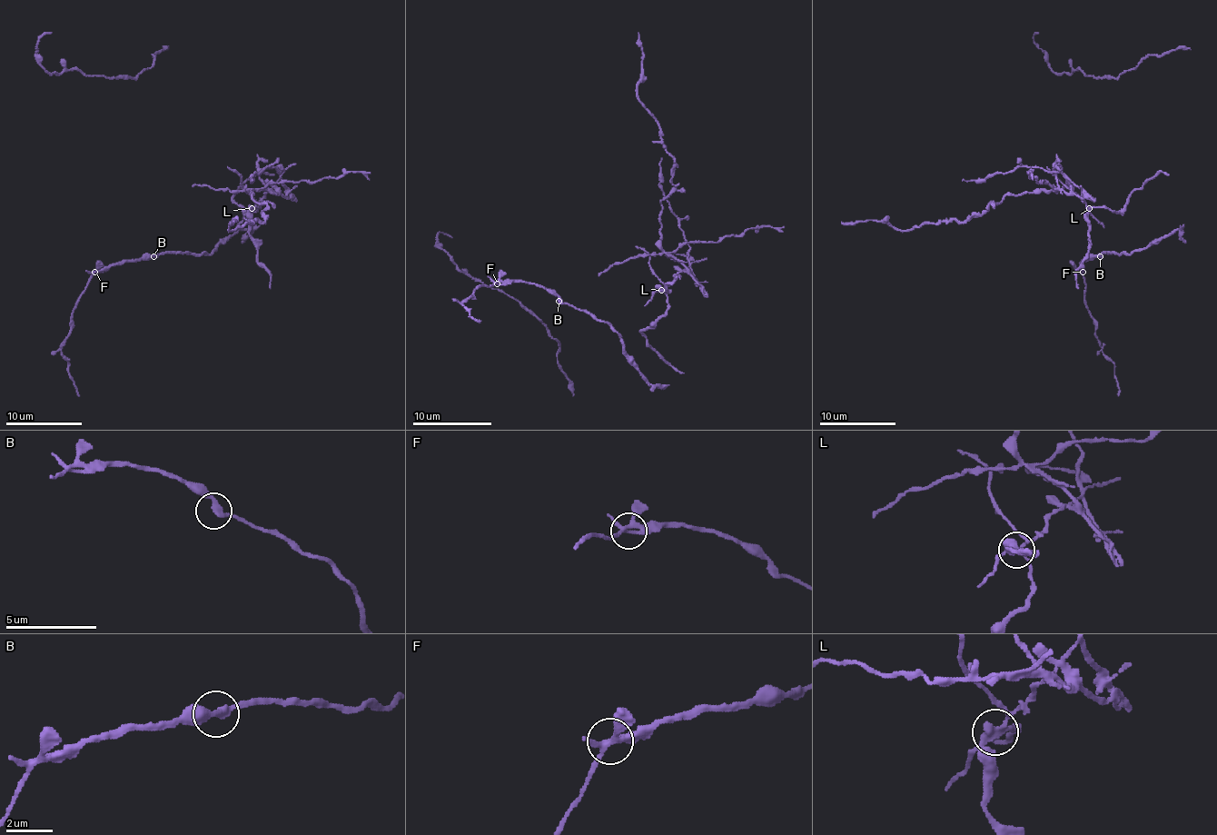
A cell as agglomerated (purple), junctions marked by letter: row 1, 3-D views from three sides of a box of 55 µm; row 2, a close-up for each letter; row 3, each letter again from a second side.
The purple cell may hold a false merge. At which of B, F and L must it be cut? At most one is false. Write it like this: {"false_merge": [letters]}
{"false_merge": ["L"]}

